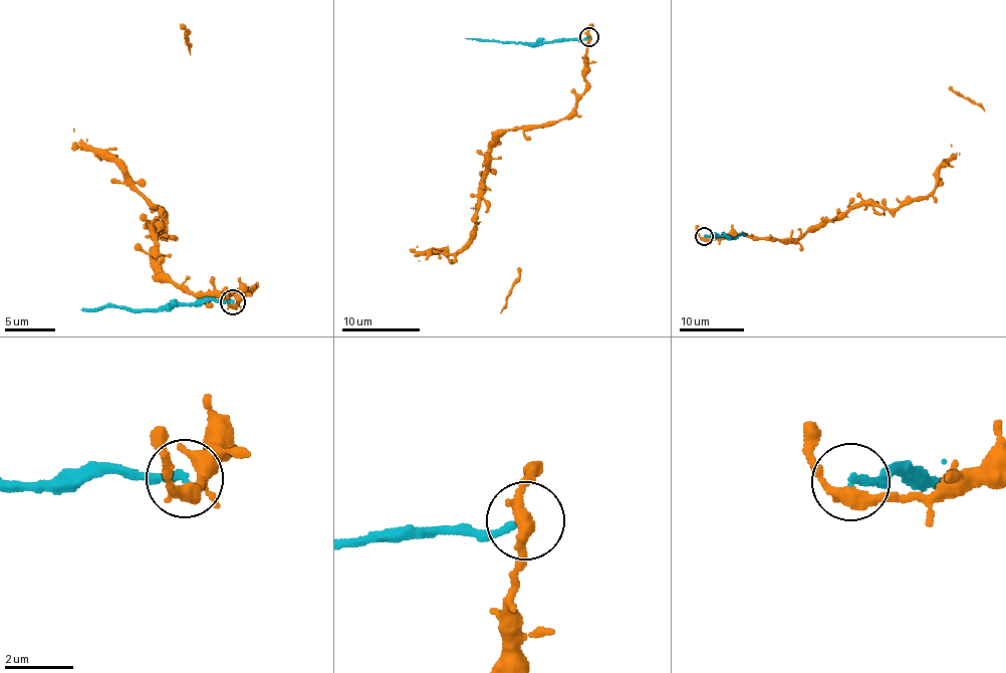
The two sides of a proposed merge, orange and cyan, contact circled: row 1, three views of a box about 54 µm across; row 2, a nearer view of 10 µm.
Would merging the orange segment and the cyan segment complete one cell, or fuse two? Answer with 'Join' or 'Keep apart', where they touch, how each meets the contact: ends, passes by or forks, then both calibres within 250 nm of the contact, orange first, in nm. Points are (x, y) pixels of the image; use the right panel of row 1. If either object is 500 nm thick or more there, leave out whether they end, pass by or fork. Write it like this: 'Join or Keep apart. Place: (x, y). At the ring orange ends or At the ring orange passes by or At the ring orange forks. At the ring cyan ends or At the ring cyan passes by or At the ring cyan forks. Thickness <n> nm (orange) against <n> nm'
Keep apart. Place: (704, 236). At the ring orange passes by. At the ring cyan ends. Thickness 360 nm (orange) against 220 nm

